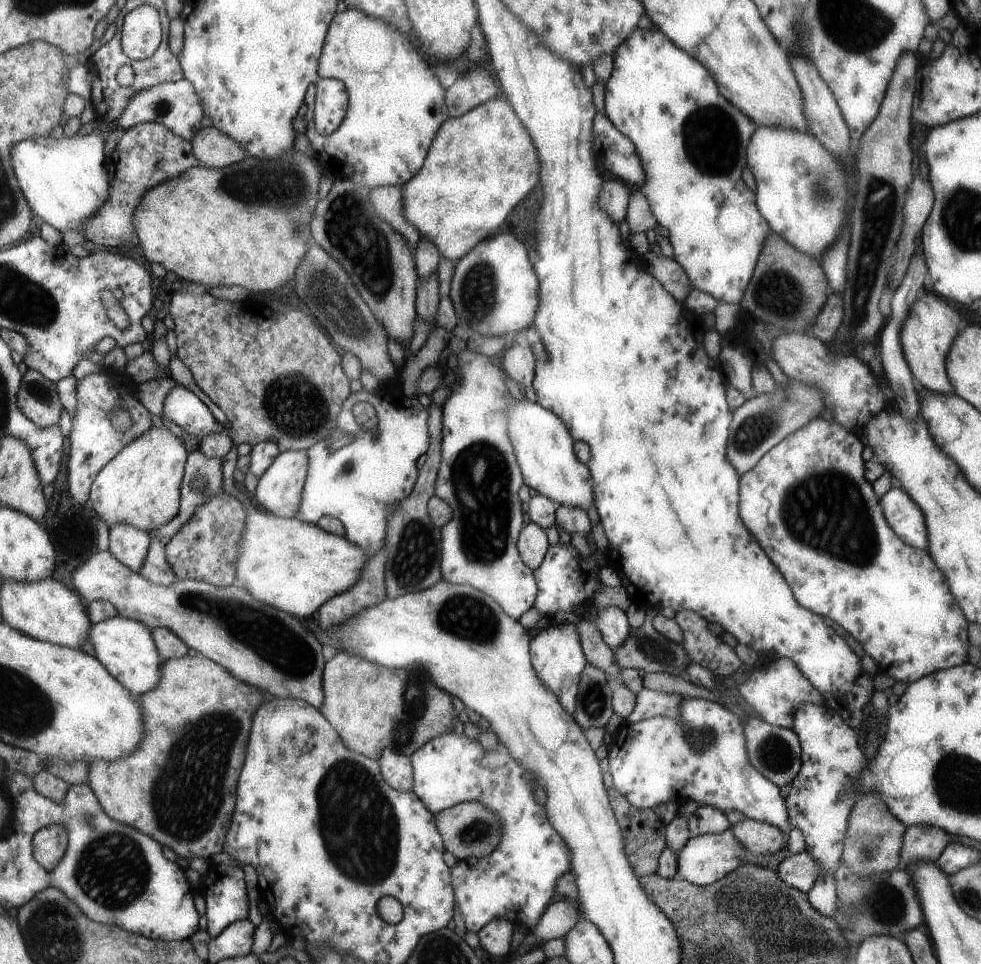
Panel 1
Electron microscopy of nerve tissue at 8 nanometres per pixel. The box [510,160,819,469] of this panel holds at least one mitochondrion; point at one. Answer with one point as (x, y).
(778, 292)

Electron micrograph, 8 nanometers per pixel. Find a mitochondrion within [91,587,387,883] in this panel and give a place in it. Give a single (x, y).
(217, 731)

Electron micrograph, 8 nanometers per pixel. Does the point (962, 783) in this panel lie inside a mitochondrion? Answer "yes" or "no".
yes

